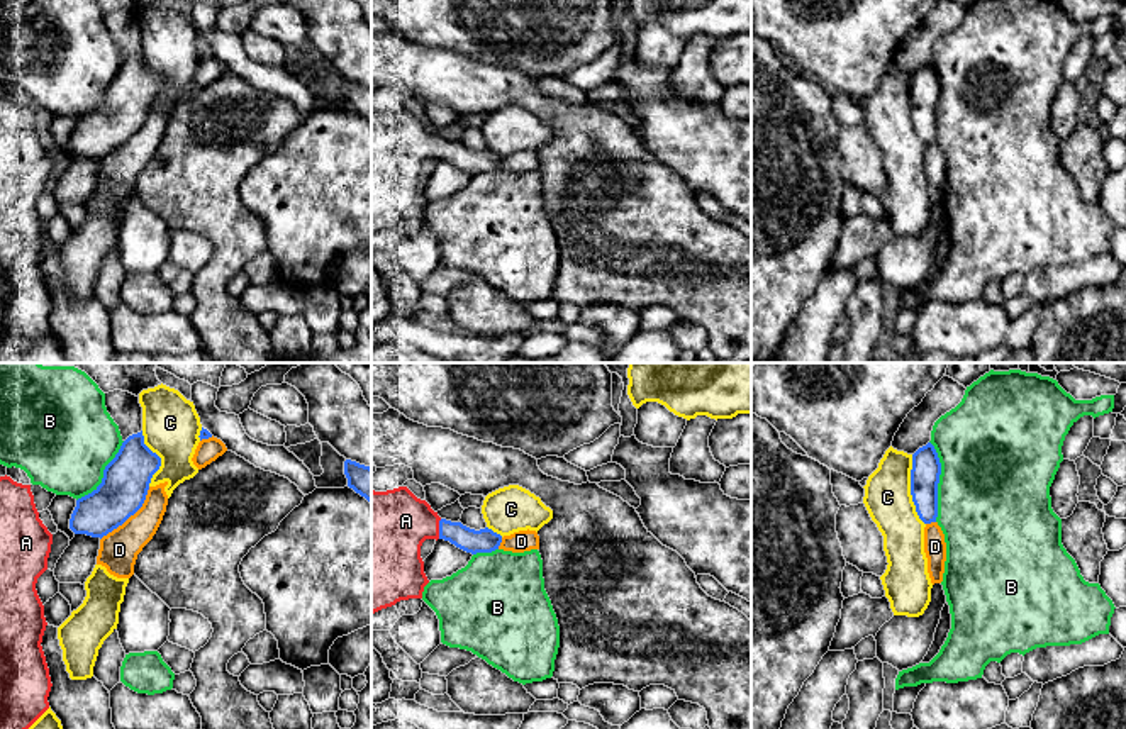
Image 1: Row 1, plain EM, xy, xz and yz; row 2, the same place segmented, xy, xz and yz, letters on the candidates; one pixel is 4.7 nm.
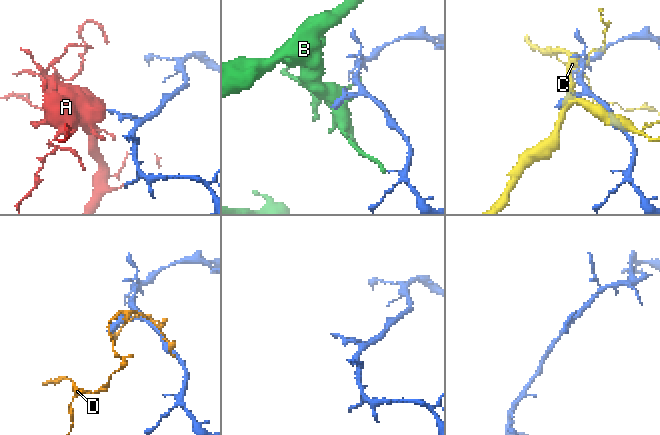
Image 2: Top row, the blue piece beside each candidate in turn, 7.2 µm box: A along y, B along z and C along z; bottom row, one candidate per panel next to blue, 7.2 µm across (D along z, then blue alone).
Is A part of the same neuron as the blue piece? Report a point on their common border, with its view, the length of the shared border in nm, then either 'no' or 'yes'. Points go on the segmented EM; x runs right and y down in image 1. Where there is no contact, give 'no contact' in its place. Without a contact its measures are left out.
xz (440, 529) | 100 nm | yes

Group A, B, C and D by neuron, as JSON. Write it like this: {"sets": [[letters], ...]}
{"sets": [["A"], ["B"], ["C"], ["D"]]}

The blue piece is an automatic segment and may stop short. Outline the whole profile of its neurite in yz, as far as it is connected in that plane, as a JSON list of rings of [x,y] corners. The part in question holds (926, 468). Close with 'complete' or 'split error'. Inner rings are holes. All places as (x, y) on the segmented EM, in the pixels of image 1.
[[[931,442],[912,454],[911,495],[916,512],[924,524],[936,522],[938,517],[938,483],[941,463]]] | complete

